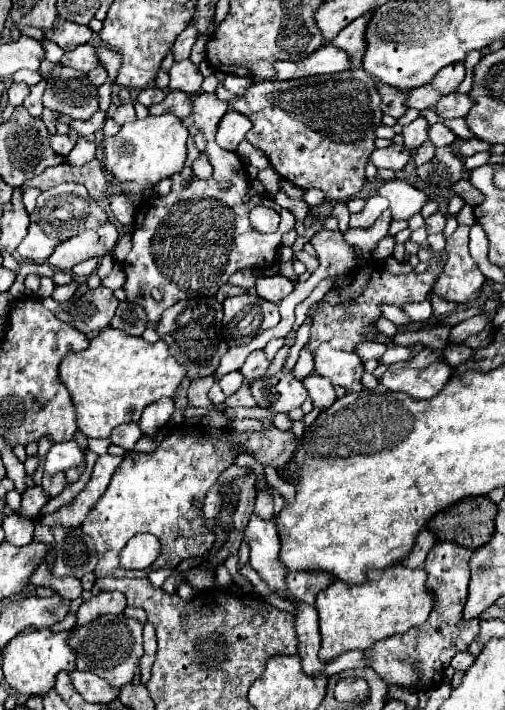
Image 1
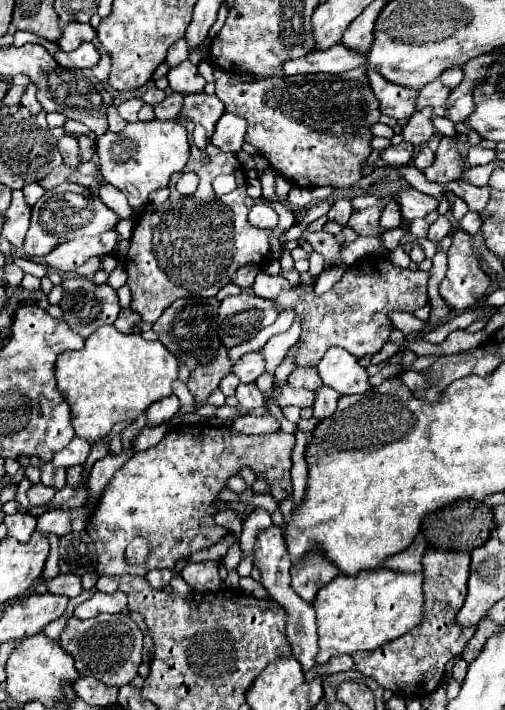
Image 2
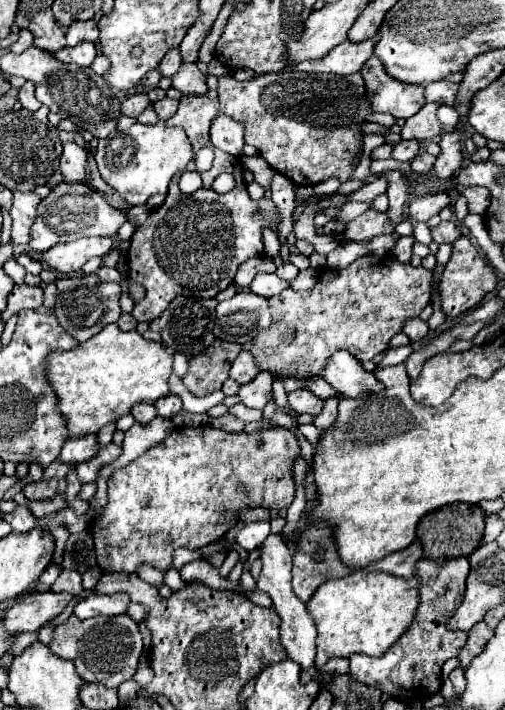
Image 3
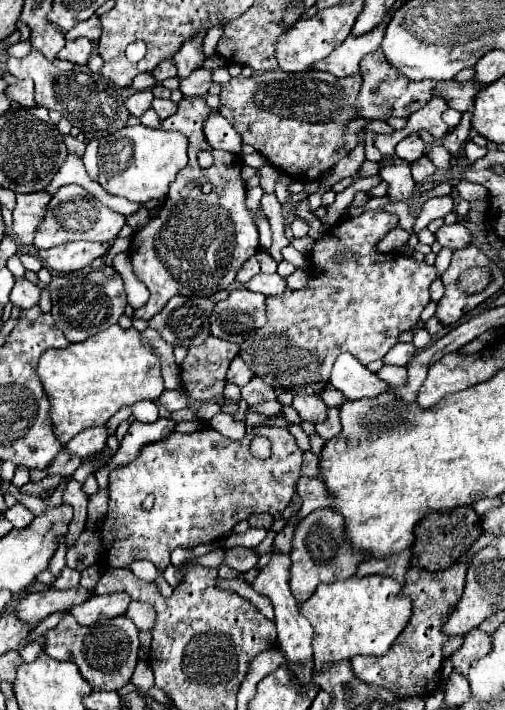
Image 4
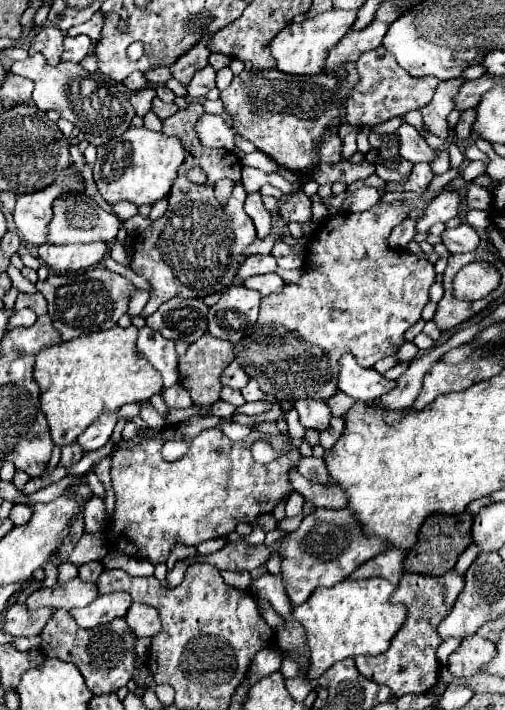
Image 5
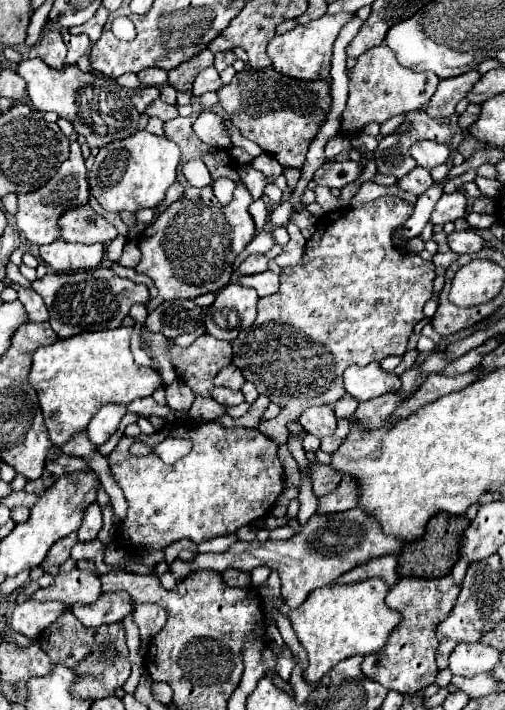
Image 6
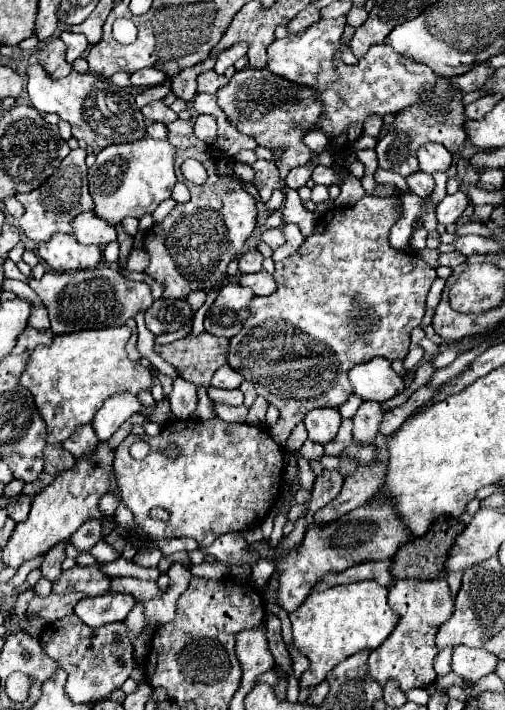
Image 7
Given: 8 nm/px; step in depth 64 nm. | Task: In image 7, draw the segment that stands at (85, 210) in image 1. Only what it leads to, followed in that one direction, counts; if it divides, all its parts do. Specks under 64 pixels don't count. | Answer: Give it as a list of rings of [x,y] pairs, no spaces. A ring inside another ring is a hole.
[[[92,210],[78,214],[72,222],[74,236],[80,244],[96,244],[96,246],[106,246],[112,240],[116,240],[116,230],[114,226],[106,224],[106,220],[98,218]]]

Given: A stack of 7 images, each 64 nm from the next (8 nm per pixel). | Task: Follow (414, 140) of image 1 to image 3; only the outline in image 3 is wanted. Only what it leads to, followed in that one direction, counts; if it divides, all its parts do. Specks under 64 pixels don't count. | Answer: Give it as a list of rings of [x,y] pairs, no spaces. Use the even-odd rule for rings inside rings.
[[[424,104],[416,116],[406,120],[400,136],[404,140],[414,138],[418,142],[428,140],[428,136],[430,136],[430,140],[434,140],[442,132],[442,126],[436,118],[436,108],[438,108],[438,104]]]

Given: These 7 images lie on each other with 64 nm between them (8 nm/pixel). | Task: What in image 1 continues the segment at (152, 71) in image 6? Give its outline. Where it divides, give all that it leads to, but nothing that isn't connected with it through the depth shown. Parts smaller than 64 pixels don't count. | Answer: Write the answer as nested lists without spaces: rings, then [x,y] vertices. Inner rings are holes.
[[[190,20],[190,24],[186,26],[186,30],[176,38],[176,42],[174,42],[174,46],[172,46],[174,60],[178,60],[178,58],[188,58],[192,46],[194,46],[196,40],[198,40],[198,36],[200,36],[200,34],[198,34],[198,30],[196,30],[196,26],[194,26],[194,20]]]

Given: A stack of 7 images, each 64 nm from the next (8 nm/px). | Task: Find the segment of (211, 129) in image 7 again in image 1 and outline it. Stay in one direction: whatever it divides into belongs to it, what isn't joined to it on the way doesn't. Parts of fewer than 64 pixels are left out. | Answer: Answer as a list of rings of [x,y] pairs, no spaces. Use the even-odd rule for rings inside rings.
[[[228,110],[218,126],[216,142],[226,150],[236,150],[236,146],[244,140],[248,130],[252,128],[252,120],[236,110]]]

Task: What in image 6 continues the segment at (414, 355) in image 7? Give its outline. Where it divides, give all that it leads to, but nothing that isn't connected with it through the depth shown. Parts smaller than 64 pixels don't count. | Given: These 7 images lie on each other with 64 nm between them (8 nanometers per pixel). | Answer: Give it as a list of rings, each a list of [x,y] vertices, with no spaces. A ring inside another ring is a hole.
[[[410,350],[410,352],[406,352],[406,354],[402,356],[402,362],[394,368],[394,374],[402,374],[402,372],[408,370],[410,366],[414,366],[416,358],[418,358],[418,350]]]

